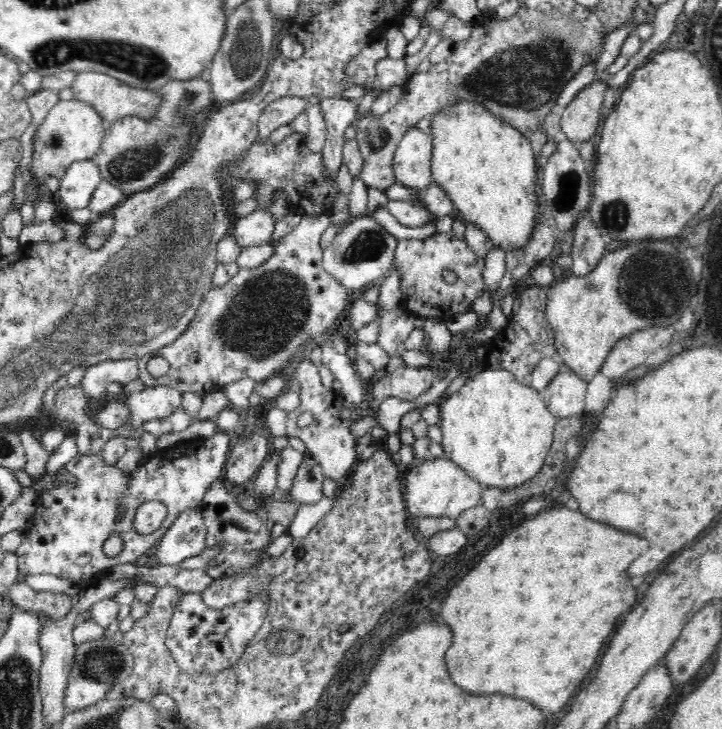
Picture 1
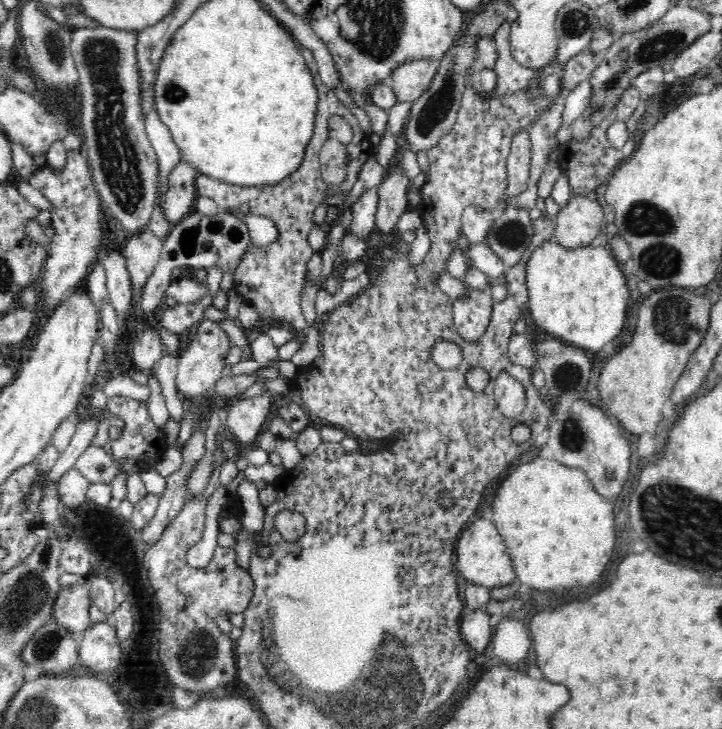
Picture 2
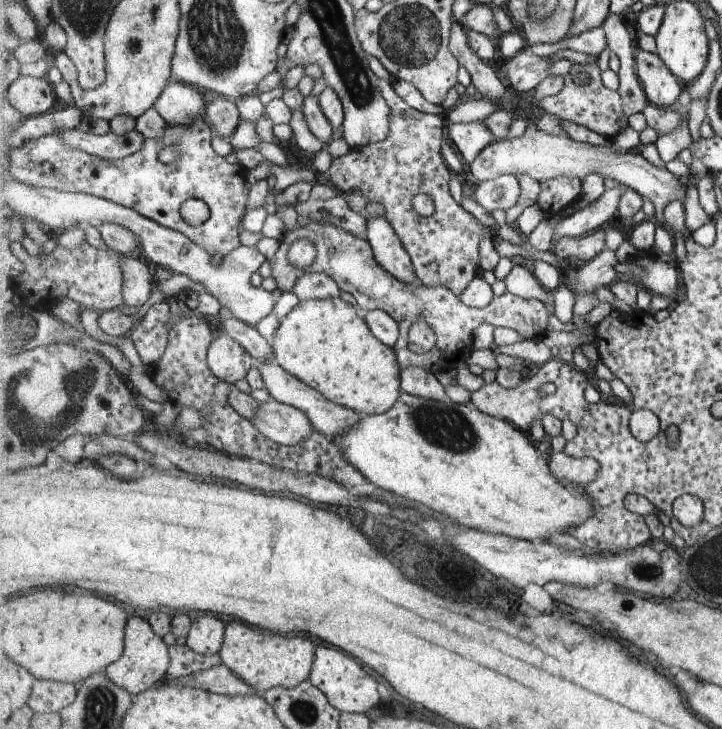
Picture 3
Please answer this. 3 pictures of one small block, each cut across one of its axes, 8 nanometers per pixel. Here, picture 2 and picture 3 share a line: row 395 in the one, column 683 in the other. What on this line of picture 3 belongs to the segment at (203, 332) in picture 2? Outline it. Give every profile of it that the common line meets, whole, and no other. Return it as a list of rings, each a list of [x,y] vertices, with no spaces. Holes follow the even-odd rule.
[[[529,119],[526,121],[527,127],[521,137],[497,140],[493,144],[487,145],[477,155],[477,158],[471,162],[471,170],[473,170],[475,178],[479,178],[480,182],[487,182],[505,175],[513,175],[517,178],[529,176],[542,183],[557,177],[585,180],[591,174],[597,173],[603,178],[612,178],[621,186],[635,189],[641,193],[641,196],[648,198],[654,207],[653,219],[658,226],[671,231],[671,227],[664,219],[664,212],[671,202],[685,201],[689,188],[685,181],[679,180],[667,168],[659,168],[659,166],[651,164],[642,154],[631,154],[629,150],[624,151],[613,143],[595,146],[587,142],[572,140],[567,135],[551,136],[551,134],[541,132],[538,126],[532,124]]]

